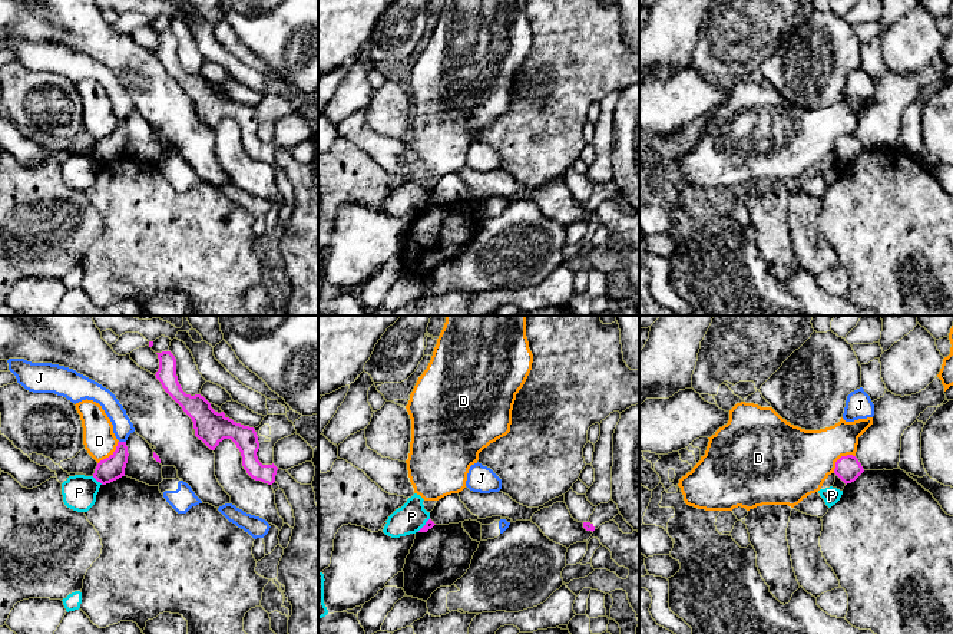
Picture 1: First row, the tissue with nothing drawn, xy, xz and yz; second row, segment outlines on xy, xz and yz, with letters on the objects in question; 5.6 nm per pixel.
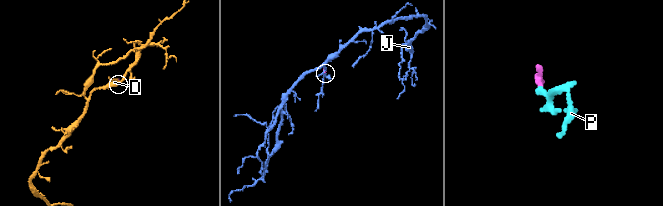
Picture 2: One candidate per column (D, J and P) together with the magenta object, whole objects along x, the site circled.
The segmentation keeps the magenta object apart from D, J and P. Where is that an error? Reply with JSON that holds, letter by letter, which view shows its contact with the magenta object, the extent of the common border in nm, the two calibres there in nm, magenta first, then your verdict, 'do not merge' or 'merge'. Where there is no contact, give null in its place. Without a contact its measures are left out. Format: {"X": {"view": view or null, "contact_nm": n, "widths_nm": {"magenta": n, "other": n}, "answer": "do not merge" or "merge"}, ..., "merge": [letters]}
{"D": {"view": "yz", "contact_nm": 160, "widths_nm": {"magenta": 140, "other": 380}, "answer": "do not merge"}, "J": {"view": "xy", "contact_nm": 40, "widths_nm": {"magenta": 140, "other": 110}, "answer": "do not merge"}, "P": {"view": "xy", "contact_nm": 80, "widths_nm": {"magenta": 140, "other": 190}, "answer": "do not merge"}, "merge": []}

